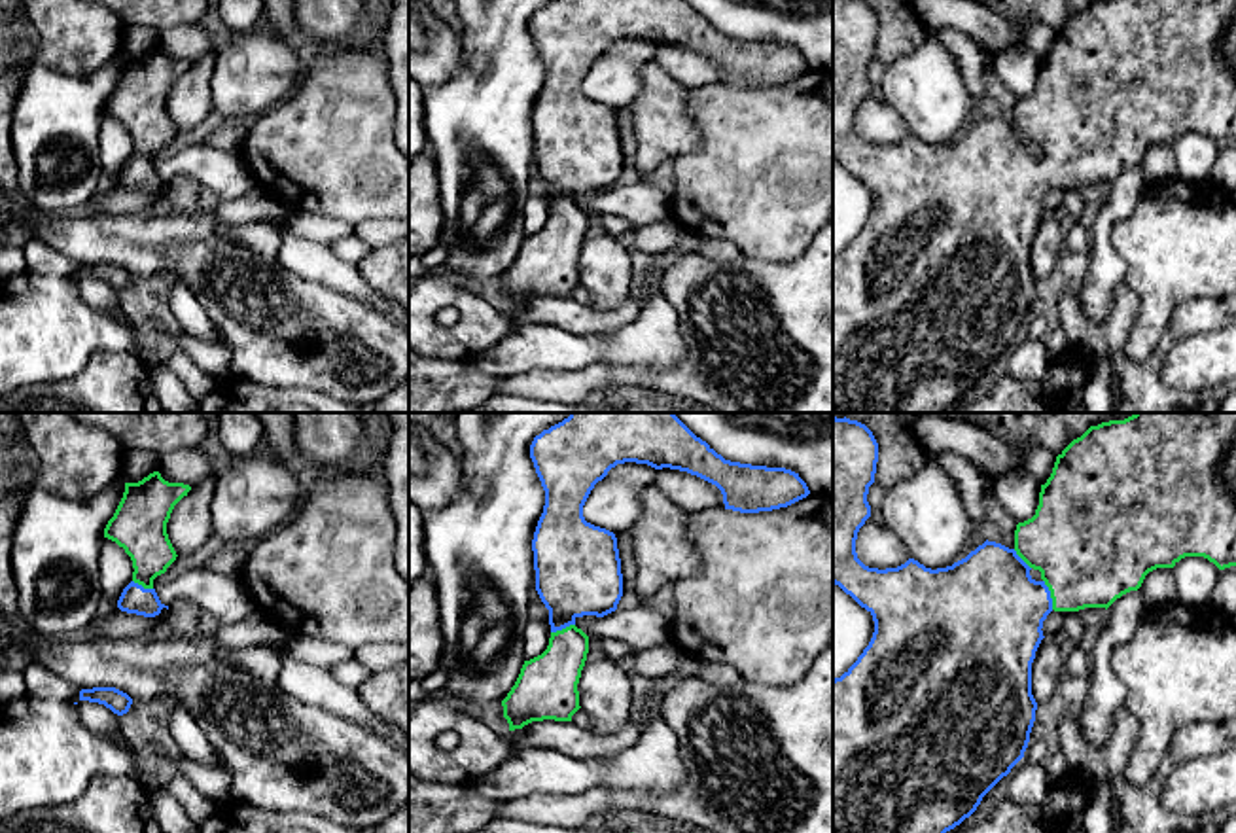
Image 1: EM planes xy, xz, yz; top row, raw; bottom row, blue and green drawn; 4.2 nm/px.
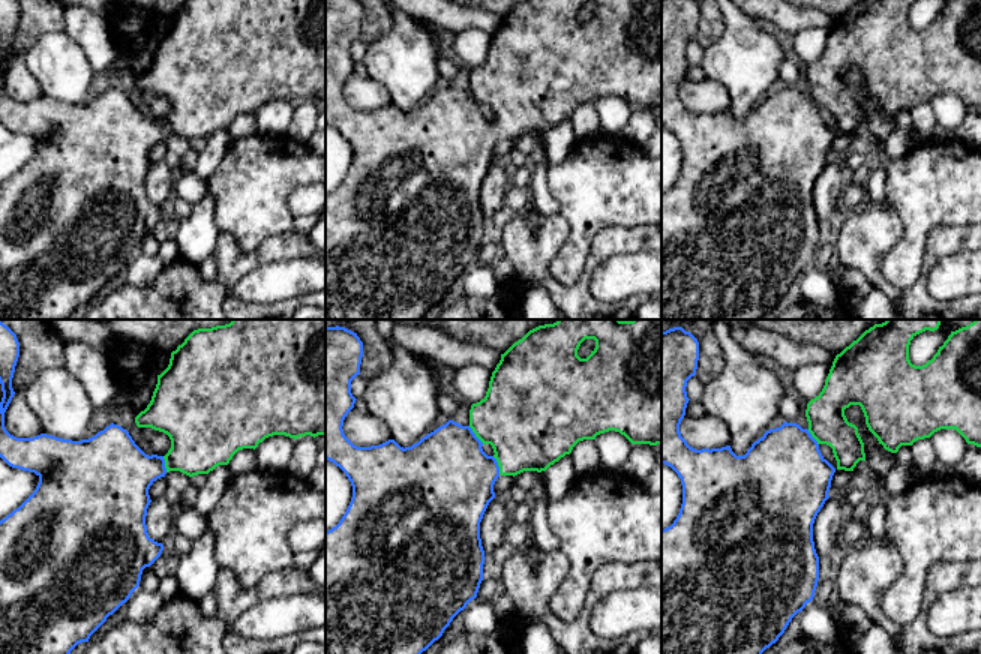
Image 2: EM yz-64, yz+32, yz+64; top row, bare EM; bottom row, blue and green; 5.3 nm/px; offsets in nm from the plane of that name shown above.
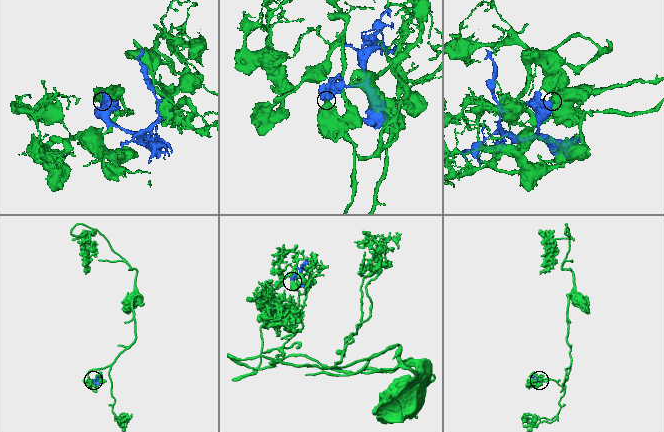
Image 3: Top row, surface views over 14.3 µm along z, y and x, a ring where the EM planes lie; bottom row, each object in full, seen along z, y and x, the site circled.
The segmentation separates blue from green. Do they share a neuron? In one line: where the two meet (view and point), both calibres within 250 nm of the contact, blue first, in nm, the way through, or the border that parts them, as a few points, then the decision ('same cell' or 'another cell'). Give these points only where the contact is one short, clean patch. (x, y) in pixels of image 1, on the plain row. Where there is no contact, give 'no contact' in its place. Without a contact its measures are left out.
meets blue in yz at (1049, 171); 440 nm thick on the blue side, 460 nm on the other; runs through yz (992, 186), (1006, 186), (1049, 171), (1089, 127); same cell

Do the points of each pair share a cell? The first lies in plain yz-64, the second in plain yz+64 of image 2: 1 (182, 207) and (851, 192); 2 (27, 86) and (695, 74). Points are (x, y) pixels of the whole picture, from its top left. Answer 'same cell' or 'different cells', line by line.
1: same cell
2: different cells

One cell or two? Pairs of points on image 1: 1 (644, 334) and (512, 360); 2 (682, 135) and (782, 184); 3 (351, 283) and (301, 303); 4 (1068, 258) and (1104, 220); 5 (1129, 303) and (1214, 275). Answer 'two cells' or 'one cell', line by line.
1: one cell
2: two cells
3: two cells
4: two cells
5: two cells

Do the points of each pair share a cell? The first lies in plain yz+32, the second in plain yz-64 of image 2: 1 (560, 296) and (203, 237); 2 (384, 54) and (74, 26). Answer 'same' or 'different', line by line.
1: different
2: different

